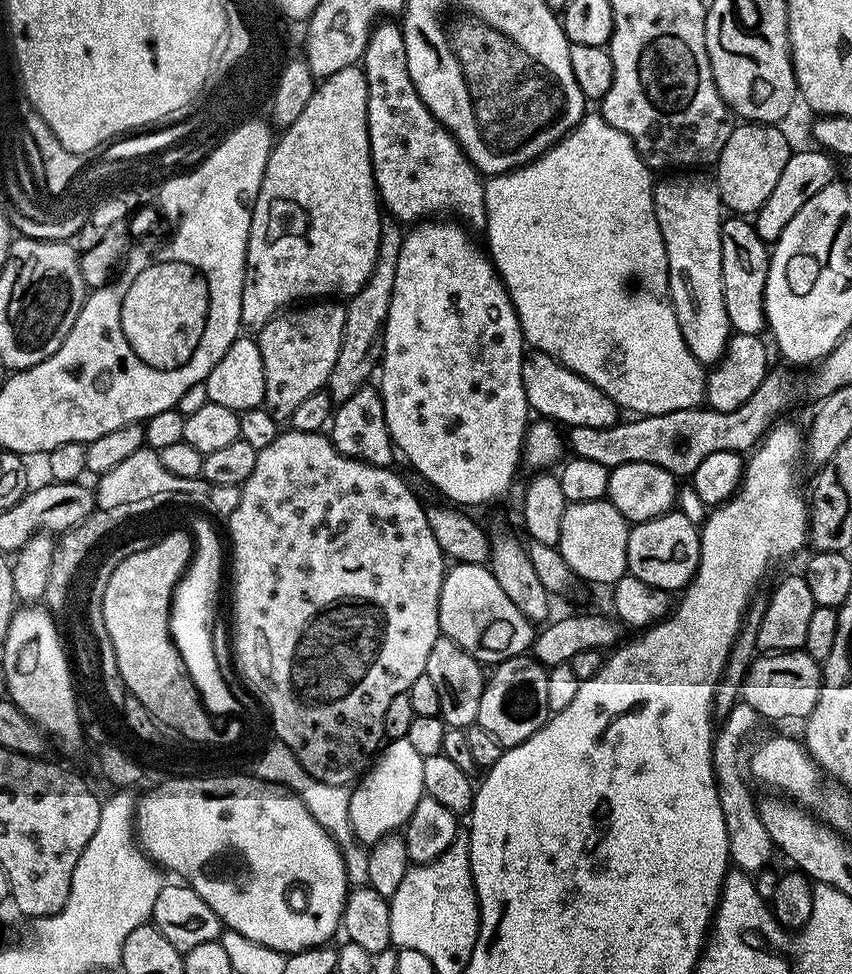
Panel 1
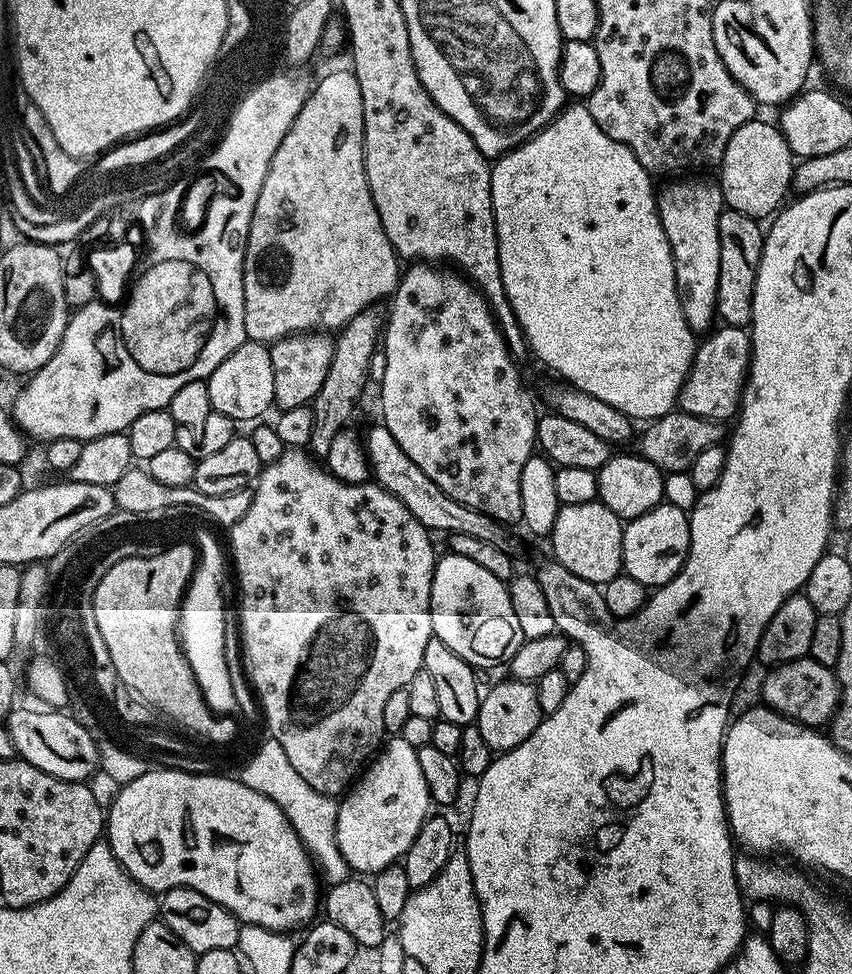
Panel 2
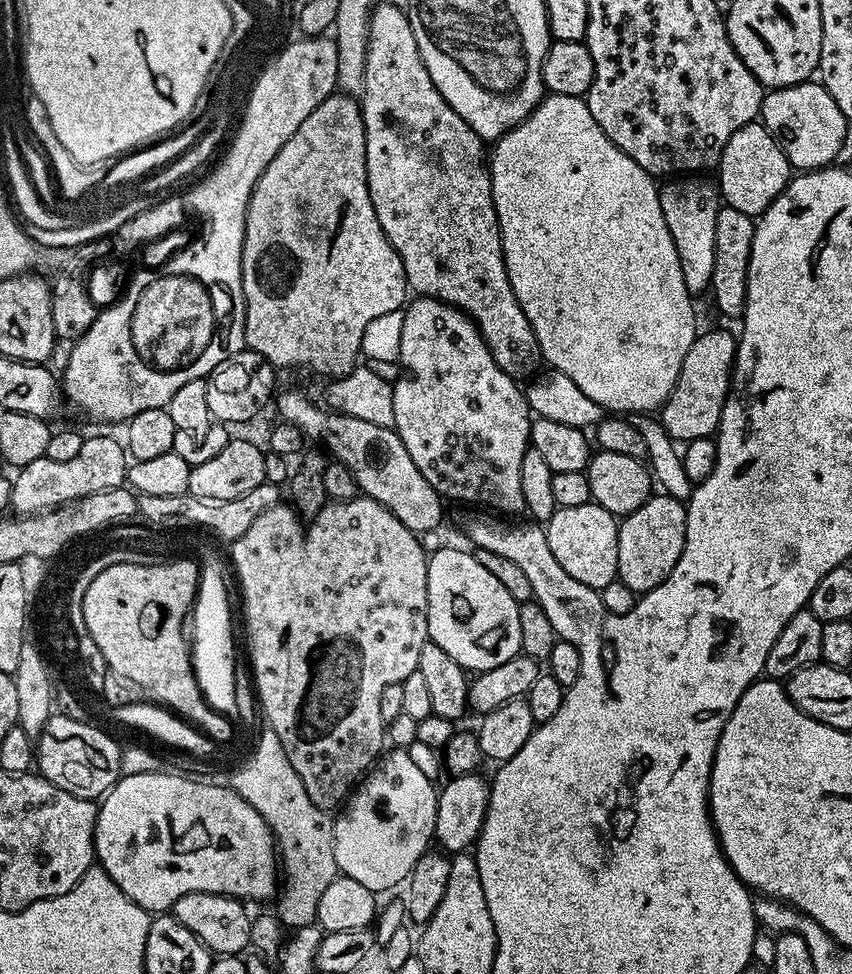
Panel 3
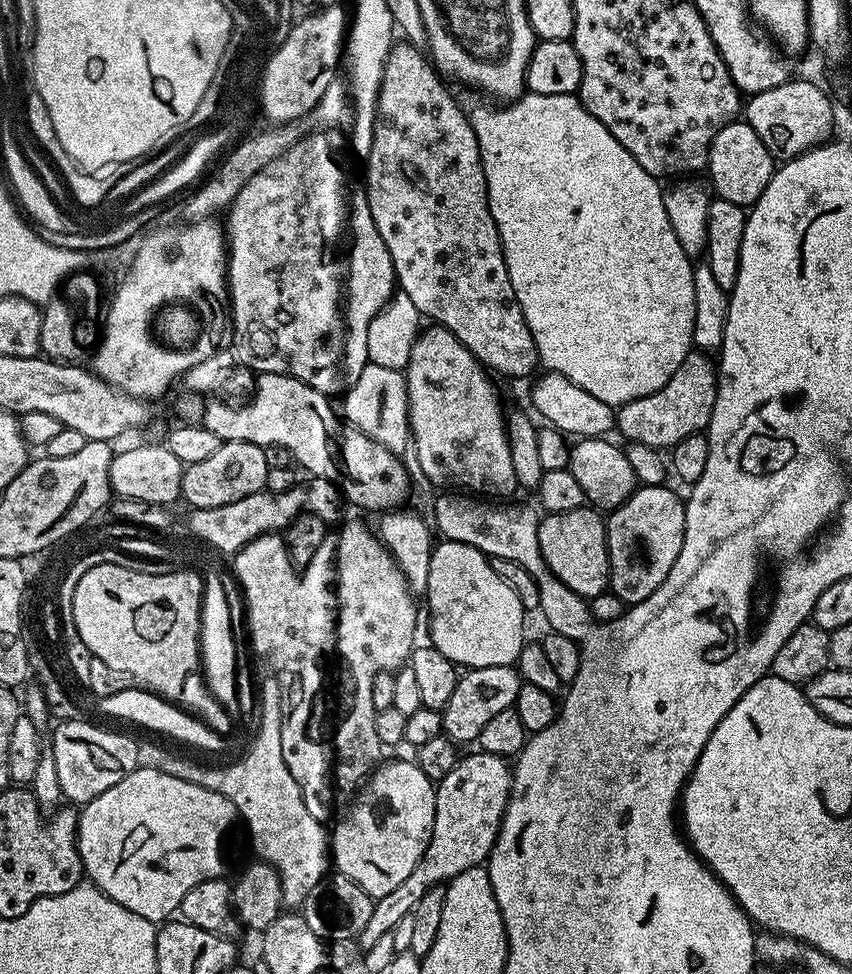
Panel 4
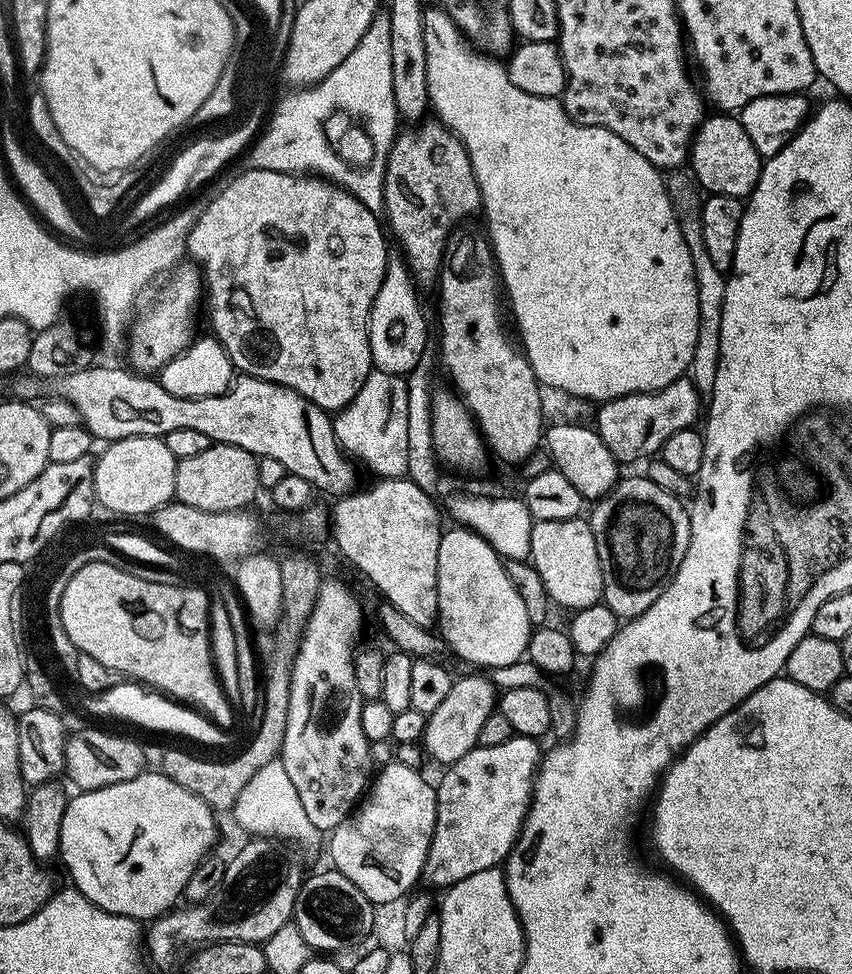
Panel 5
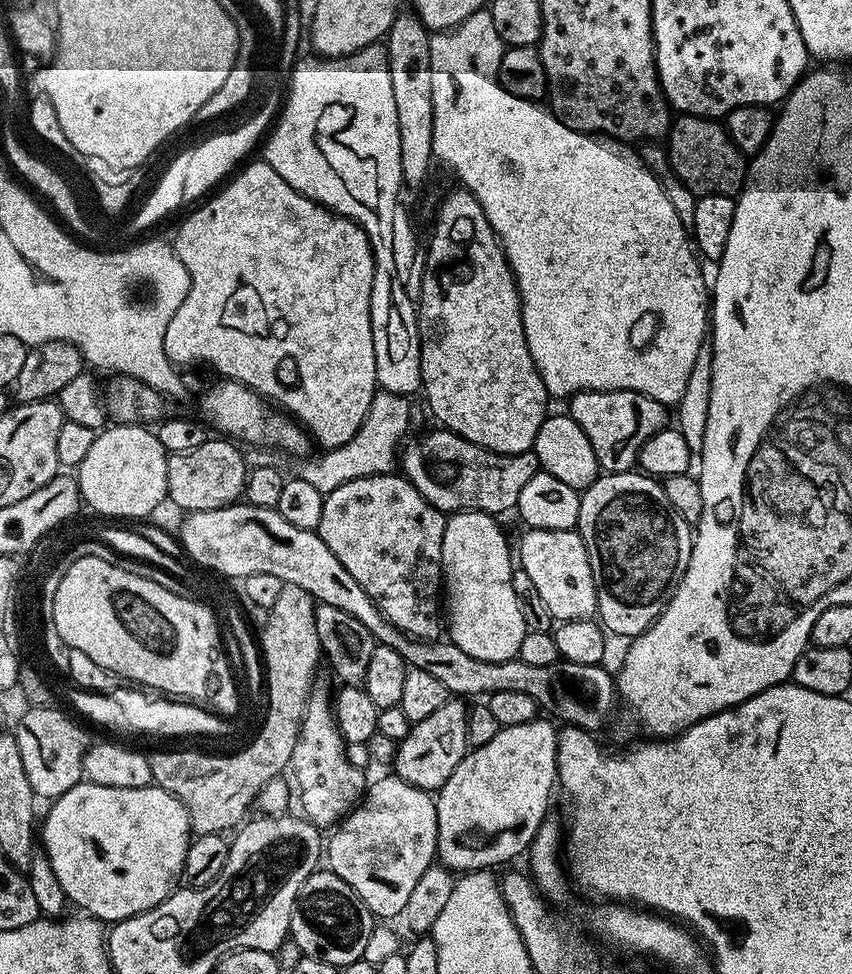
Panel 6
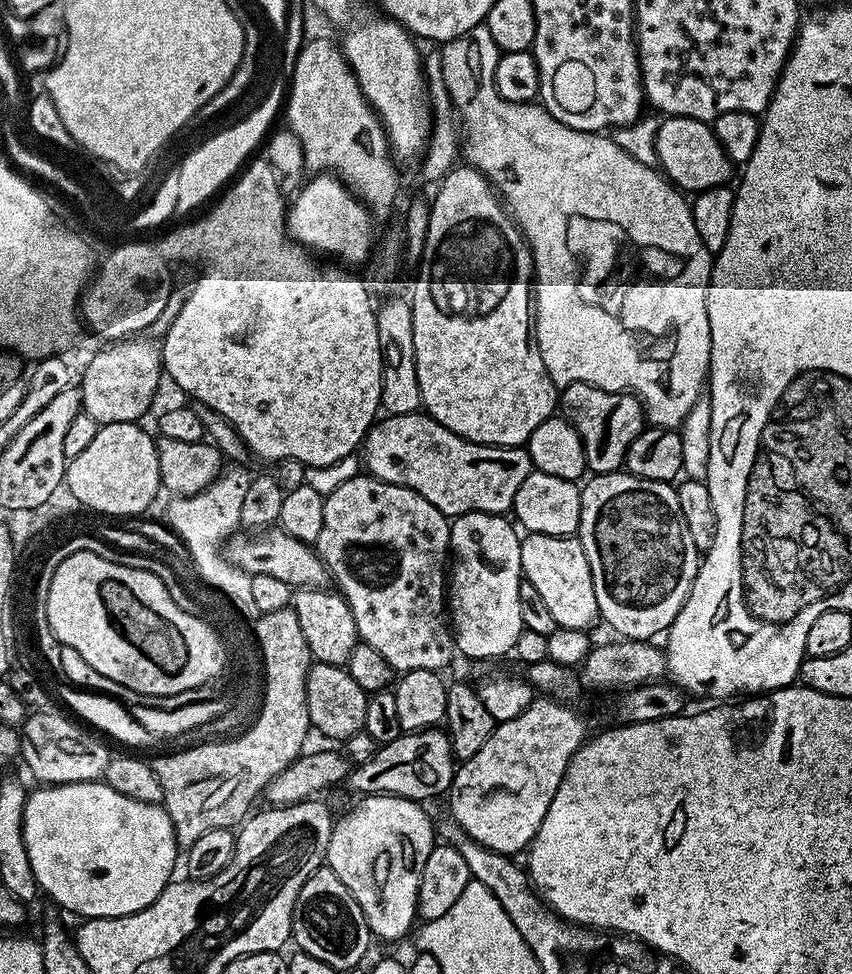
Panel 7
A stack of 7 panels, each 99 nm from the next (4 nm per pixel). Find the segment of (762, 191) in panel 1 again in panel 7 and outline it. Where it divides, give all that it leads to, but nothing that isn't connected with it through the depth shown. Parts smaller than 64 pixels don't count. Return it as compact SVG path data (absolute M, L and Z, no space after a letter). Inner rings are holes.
M669 116L661 119L656 135L656 149L663 175L675 187L688 194L725 187L734 171L732 161L712 132L711 123L689 116Z

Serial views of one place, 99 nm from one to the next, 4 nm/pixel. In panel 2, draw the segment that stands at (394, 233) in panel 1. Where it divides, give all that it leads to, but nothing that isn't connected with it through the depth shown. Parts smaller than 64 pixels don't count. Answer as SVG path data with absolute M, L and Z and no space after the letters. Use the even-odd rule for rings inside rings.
M373 306L362 310L335 337L334 358L330 362L330 370L326 370L326 382L322 382L322 390L311 402L314 414L314 434L310 434L308 448L316 458L326 458L330 454L330 445L334 438L345 431L348 419L356 408L364 387L368 384L368 371L372 368L372 355L378 352L378 337L386 323L386 312L383 307Z

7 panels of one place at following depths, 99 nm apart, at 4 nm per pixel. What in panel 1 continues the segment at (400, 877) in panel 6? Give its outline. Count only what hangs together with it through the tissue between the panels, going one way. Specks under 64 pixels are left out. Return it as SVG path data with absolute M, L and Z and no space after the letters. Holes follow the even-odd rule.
M407 738L388 740L367 771L355 781L350 792L350 826L361 844L379 844L382 838L399 833L408 823L410 814L414 814L414 806L418 806L425 796L422 782L424 757L410 746Z

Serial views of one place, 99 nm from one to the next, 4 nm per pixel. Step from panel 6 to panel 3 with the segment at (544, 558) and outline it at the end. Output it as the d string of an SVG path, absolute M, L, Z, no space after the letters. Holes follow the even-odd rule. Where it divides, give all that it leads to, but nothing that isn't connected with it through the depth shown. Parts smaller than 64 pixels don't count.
M594 502L586 506L557 508L556 513L546 521L546 542L550 542L550 550L558 566L562 566L570 578L578 578L582 586L597 590L610 586L610 582L617 579L619 533L617 517Z

